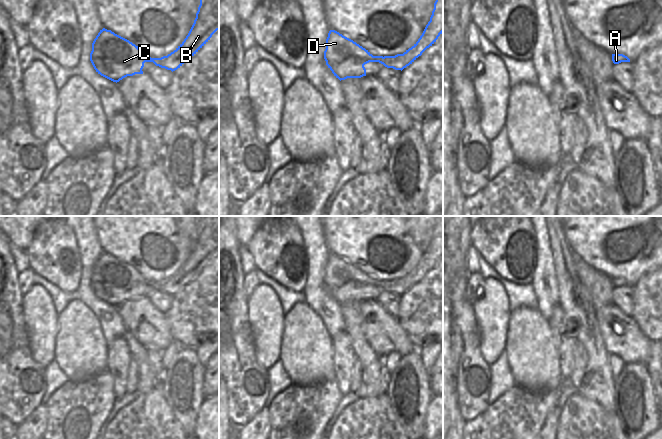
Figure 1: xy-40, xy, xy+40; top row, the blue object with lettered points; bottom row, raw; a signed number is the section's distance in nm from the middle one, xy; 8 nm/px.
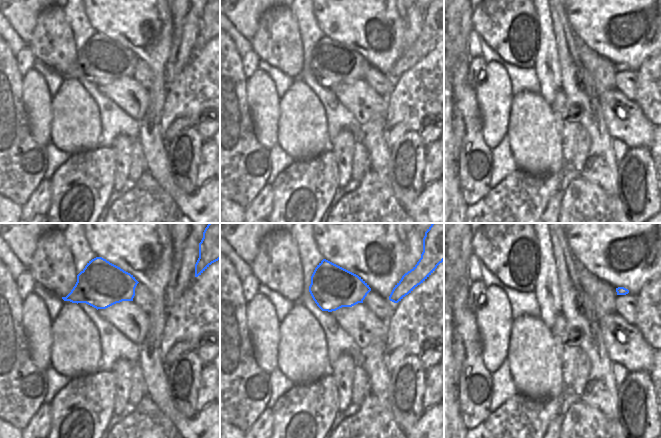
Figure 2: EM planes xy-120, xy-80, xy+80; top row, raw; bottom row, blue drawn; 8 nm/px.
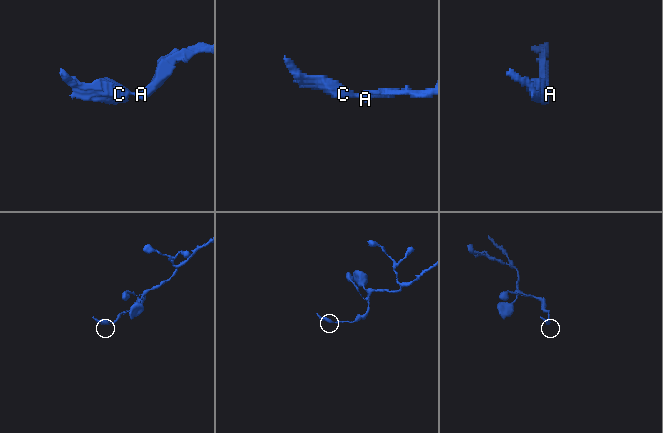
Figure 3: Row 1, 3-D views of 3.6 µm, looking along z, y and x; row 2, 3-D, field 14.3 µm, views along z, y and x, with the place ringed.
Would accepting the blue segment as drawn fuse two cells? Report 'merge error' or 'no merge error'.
no merge error

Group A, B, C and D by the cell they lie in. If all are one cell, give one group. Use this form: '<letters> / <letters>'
A B C D

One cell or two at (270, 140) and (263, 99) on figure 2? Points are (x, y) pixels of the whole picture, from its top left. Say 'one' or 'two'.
one

